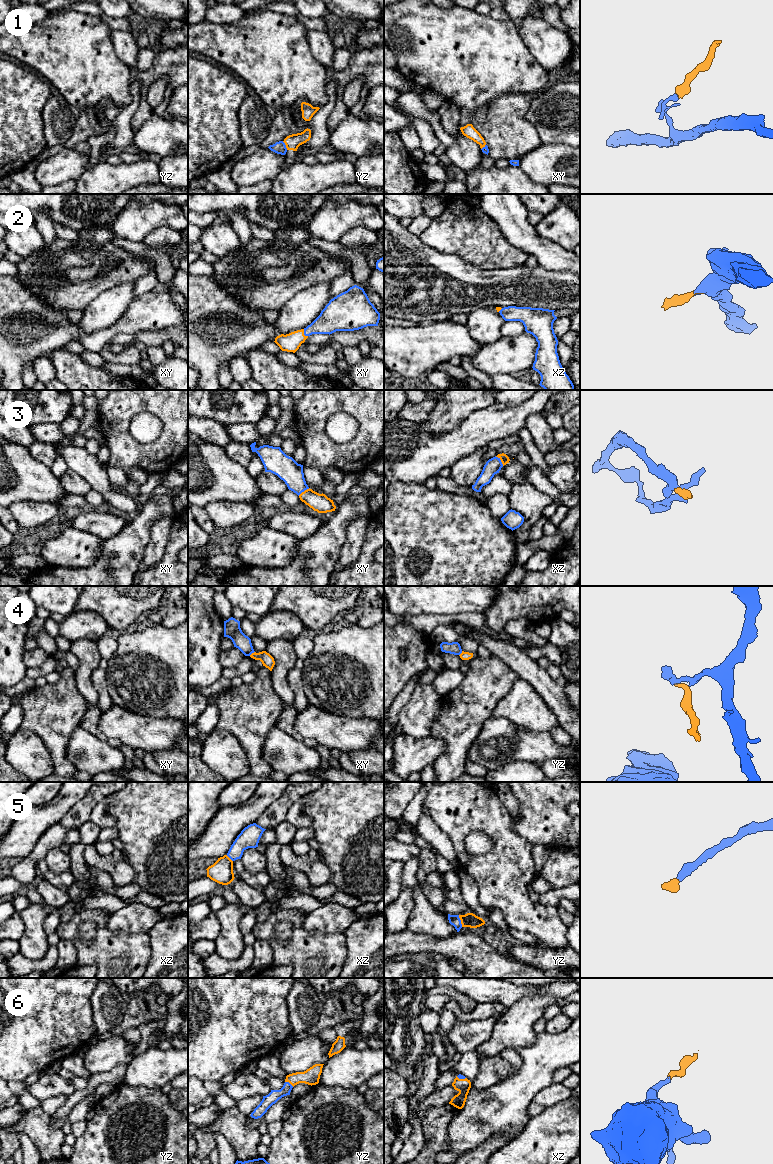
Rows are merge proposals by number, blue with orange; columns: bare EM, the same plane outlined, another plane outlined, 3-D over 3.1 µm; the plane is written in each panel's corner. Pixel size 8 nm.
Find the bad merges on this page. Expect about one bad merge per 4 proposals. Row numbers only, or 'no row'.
1, 4

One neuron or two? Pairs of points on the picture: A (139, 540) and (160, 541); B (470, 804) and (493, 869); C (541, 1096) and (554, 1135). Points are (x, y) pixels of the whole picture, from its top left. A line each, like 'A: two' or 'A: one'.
A: two
B: one
C: two

